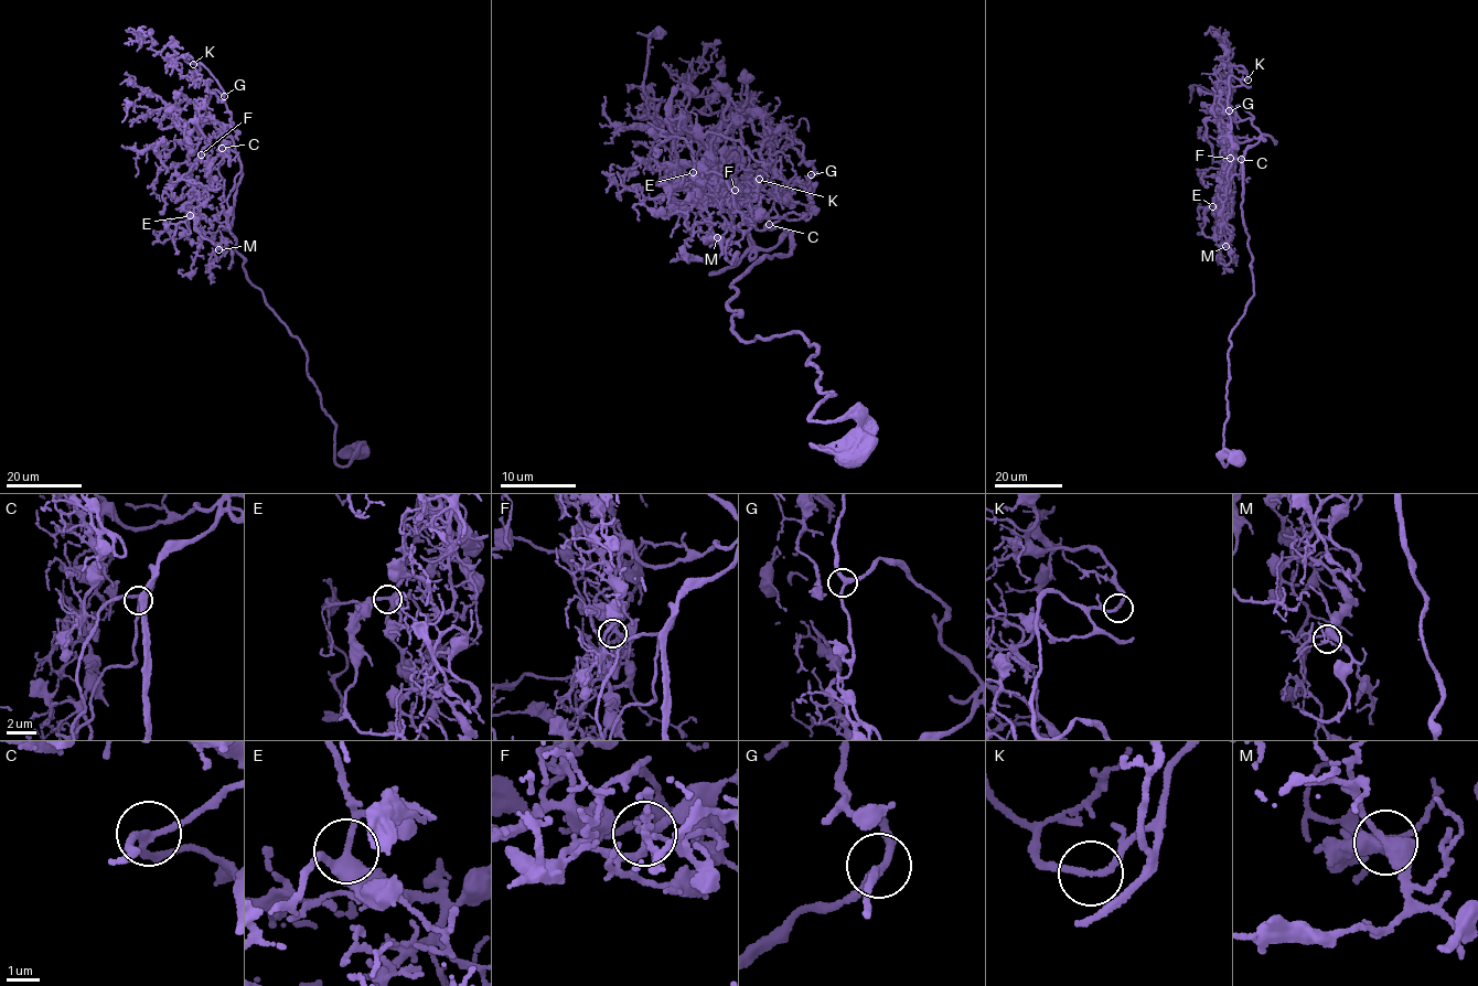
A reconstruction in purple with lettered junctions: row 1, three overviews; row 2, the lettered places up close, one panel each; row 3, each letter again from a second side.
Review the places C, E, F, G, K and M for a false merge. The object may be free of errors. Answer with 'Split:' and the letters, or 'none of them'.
Split: none of them

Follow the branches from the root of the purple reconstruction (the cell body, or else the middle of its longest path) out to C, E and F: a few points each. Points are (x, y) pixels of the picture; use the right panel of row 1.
C: (1235, 460), (1222, 460), (1225, 467), (1229, 339), (1254, 292), (1241, 209), (1244, 151), (1241, 159)
E: (1235, 460), (1222, 460), (1229, 338), (1254, 292), (1244, 151), (1212, 206)
F: (1235, 460), (1222, 460), (1228, 353), (1254, 292), (1241, 203), (1244, 152), (1259, 138), (1233, 139), (1230, 158)

